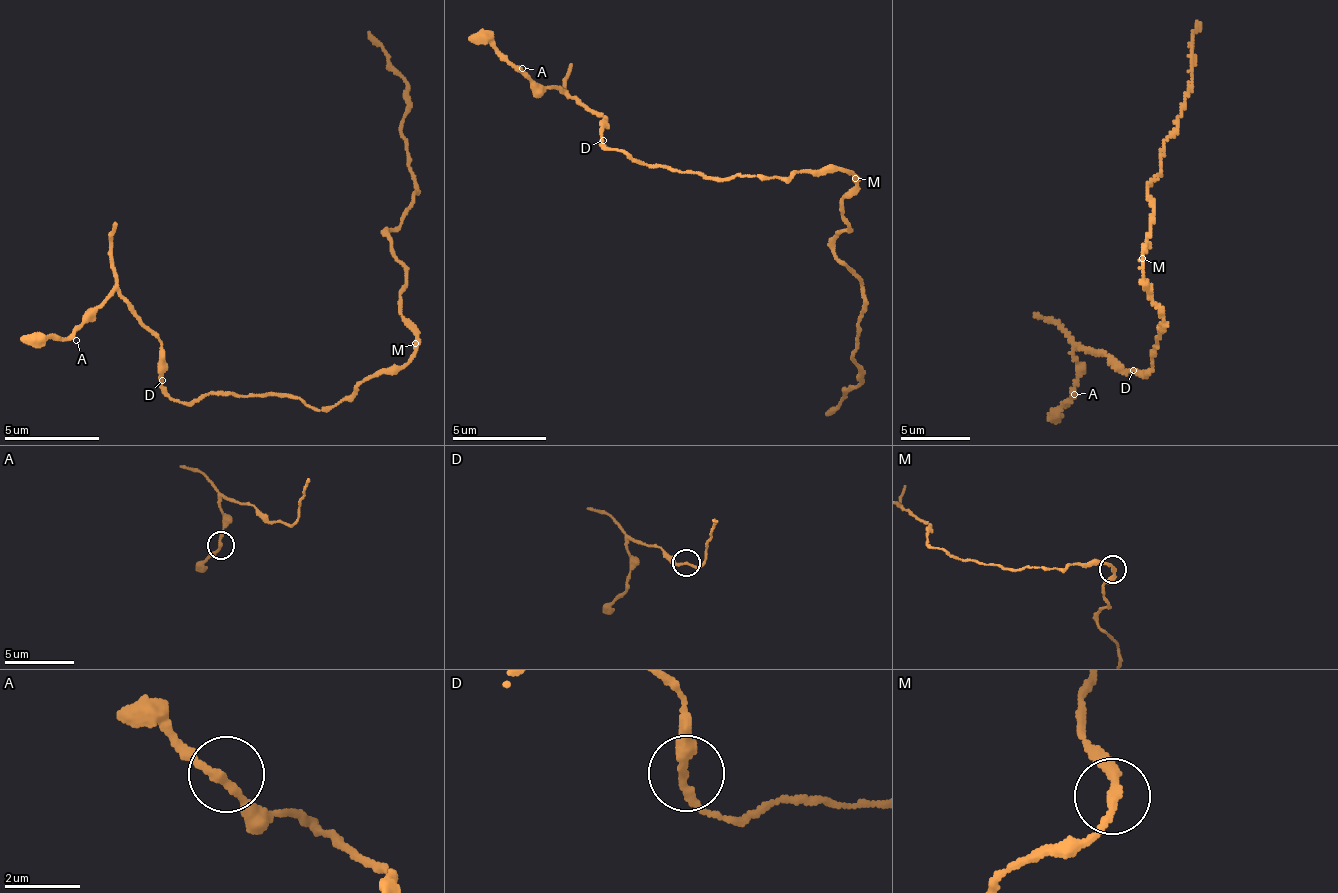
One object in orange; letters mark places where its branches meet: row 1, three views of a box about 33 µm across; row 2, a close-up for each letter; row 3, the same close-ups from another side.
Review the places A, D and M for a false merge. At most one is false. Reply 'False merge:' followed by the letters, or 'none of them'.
False merge: M

